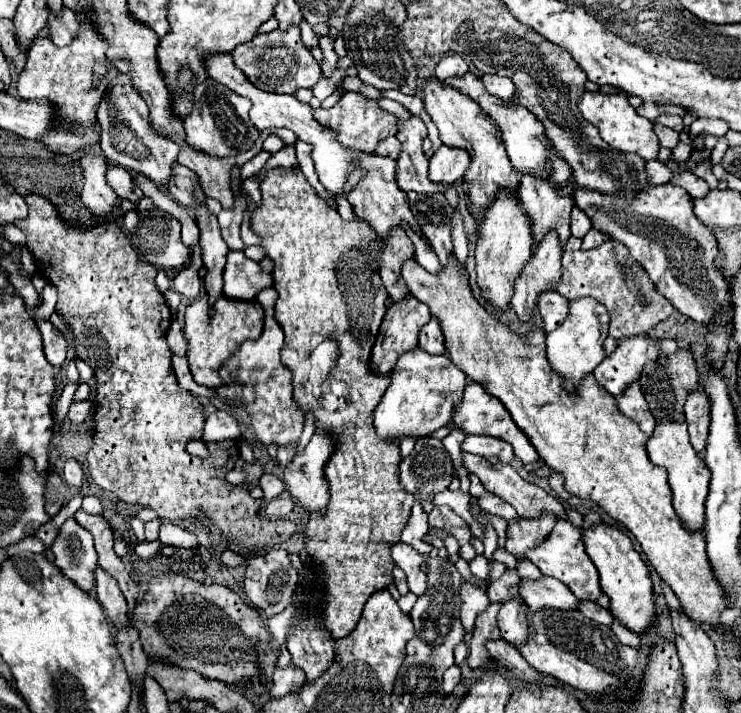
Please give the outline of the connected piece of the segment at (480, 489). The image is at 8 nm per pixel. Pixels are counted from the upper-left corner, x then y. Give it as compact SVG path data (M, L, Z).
M469 474L469 479L469 492L472 496L478 498L482 510L503 517L507 522L519 519L516 510L499 496L487 491L475 474Z

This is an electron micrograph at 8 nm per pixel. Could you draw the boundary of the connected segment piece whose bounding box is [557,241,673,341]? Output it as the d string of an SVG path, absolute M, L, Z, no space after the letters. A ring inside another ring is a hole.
M605 241L601 247L589 249L589 251L583 251L583 249L565 251L563 253L563 275L557 281L557 291L561 295L565 295L567 299L577 299L577 297L591 295L599 303L603 303L607 307L609 315L611 315L609 335L615 341L623 341L623 339L637 337L637 335L645 333L647 329L655 327L659 321L667 319L673 311L673 305L665 297L661 297L661 293L655 291L647 273L641 267L637 267L635 259L629 255L629 251L619 241ZM623 265L633 265L637 269L637 283L641 285L641 291L647 295L647 305L641 305L635 299L635 295L631 293L631 289L625 285Z

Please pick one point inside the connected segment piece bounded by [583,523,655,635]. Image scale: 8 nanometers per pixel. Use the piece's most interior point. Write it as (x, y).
(625, 578)

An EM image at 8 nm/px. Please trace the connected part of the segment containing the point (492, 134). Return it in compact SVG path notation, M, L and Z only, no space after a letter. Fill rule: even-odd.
M435 75L425 81L423 105L425 105L427 115L439 129L441 141L449 147L461 147L461 149L469 151L471 165L465 171L463 179L471 181L471 183L463 183L463 185L465 185L469 201L471 201L473 217L481 219L485 209L489 207L493 195L497 193L497 189L501 189L501 187L515 189L515 187L519 187L519 181L521 181L521 175L509 163L503 139L499 137L499 127L489 119L489 115L485 115L485 111L481 111L481 107L477 107L477 103L473 103L473 99L469 99L467 95L461 95L461 91L457 91L455 87L445 85Z

